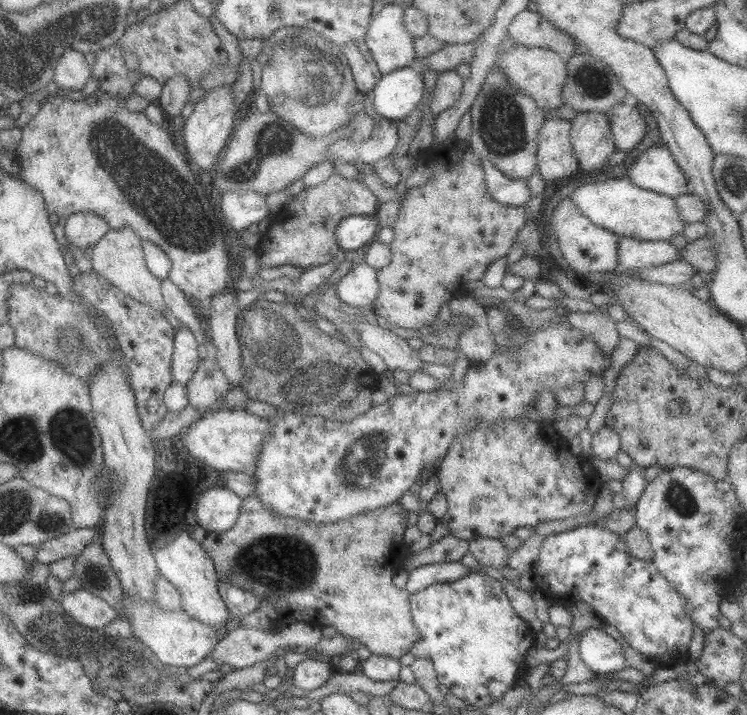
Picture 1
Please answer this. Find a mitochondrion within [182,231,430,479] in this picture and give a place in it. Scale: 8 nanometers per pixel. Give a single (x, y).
(306, 382)

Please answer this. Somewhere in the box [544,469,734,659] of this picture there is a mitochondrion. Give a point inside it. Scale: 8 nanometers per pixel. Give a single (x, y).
(681, 500)

